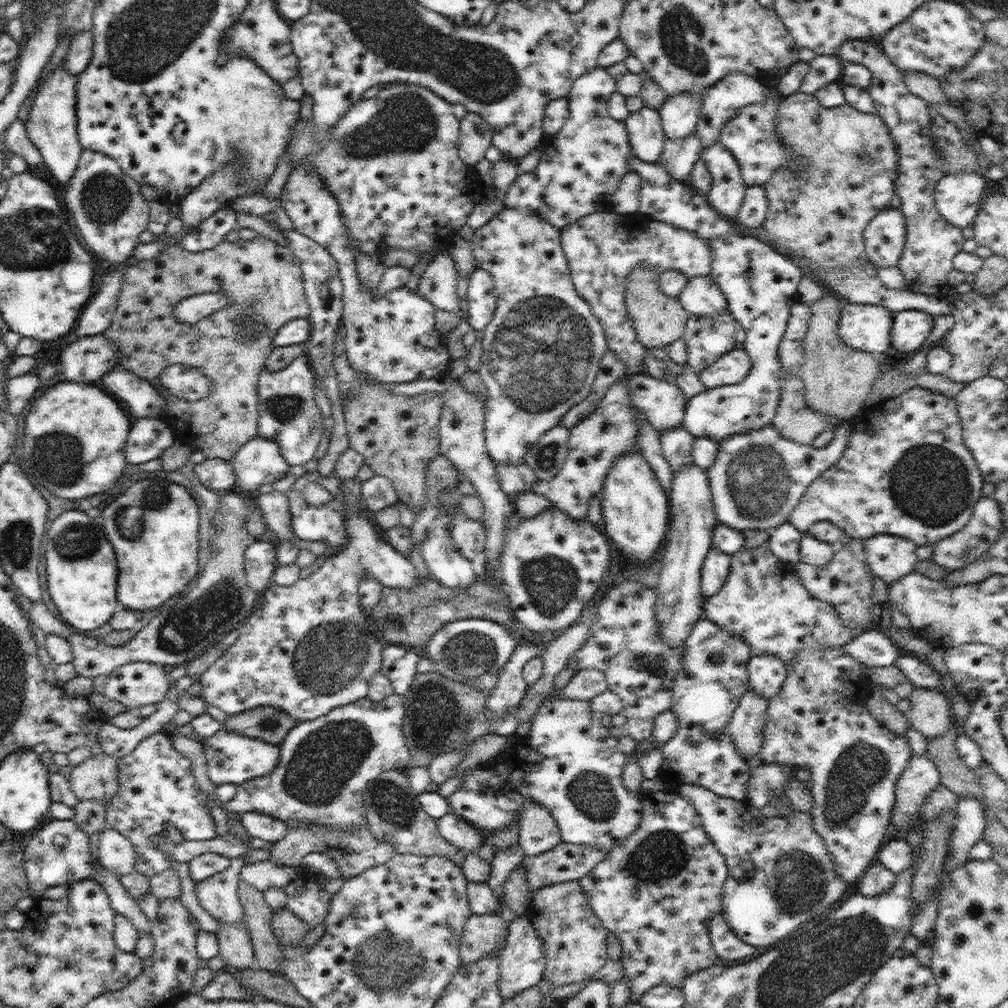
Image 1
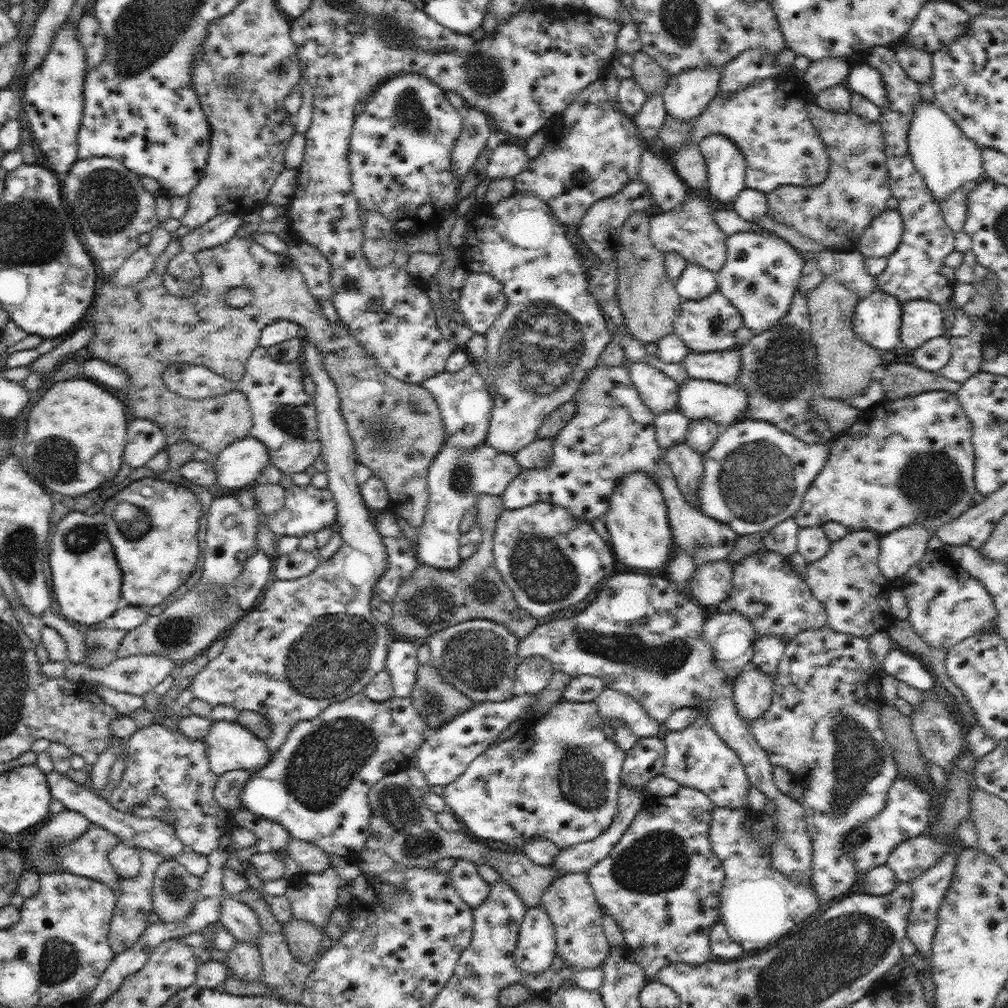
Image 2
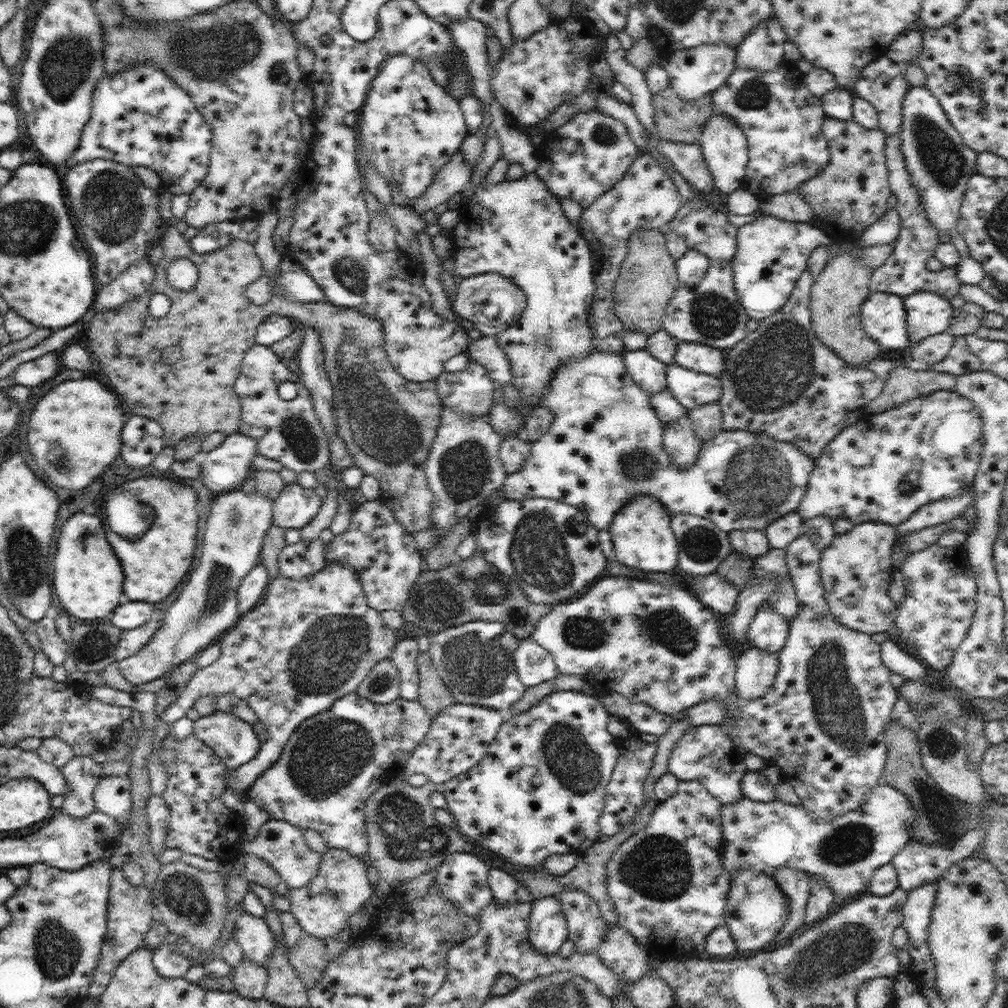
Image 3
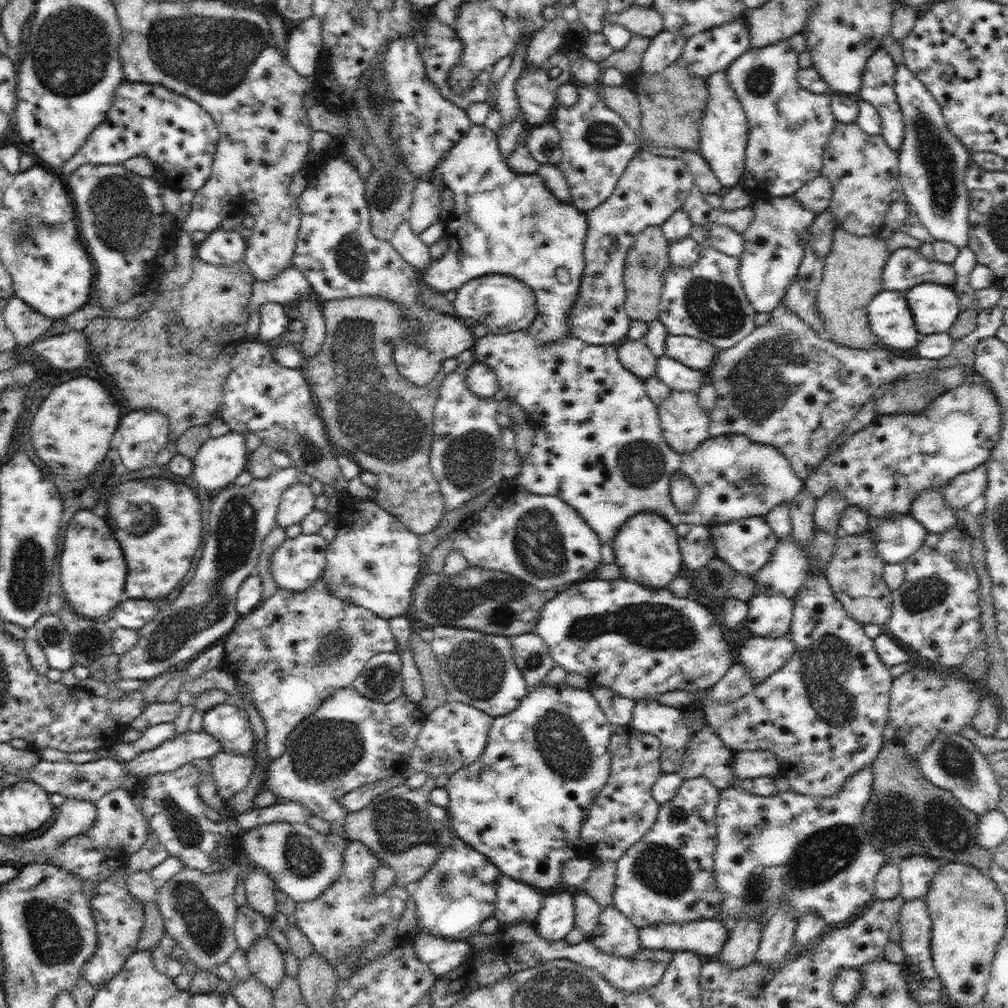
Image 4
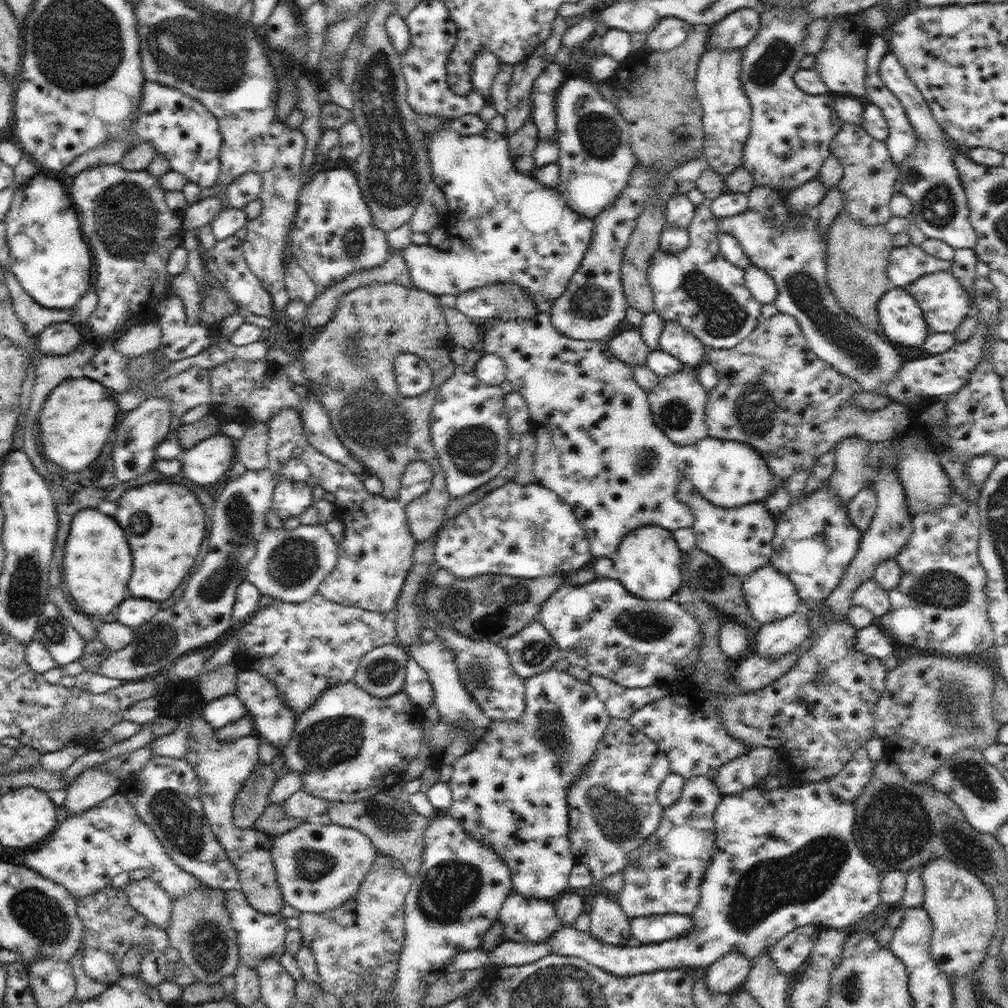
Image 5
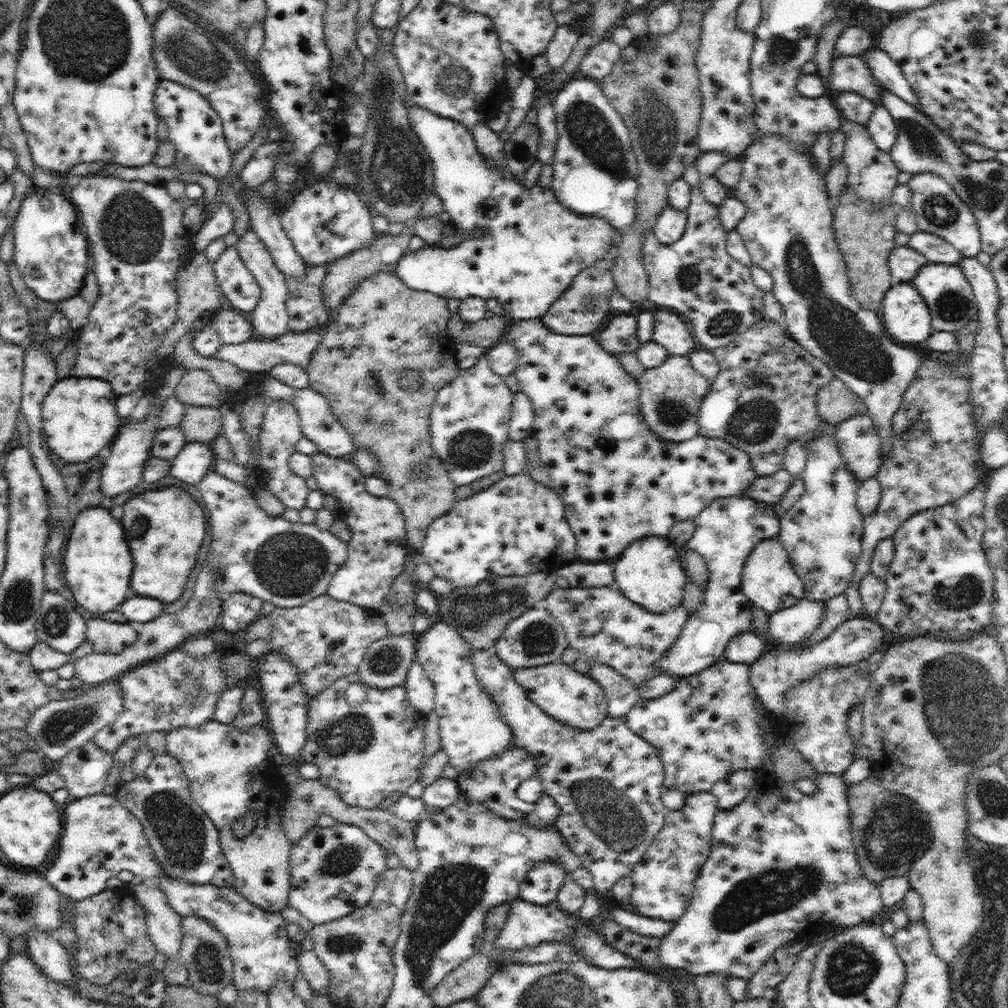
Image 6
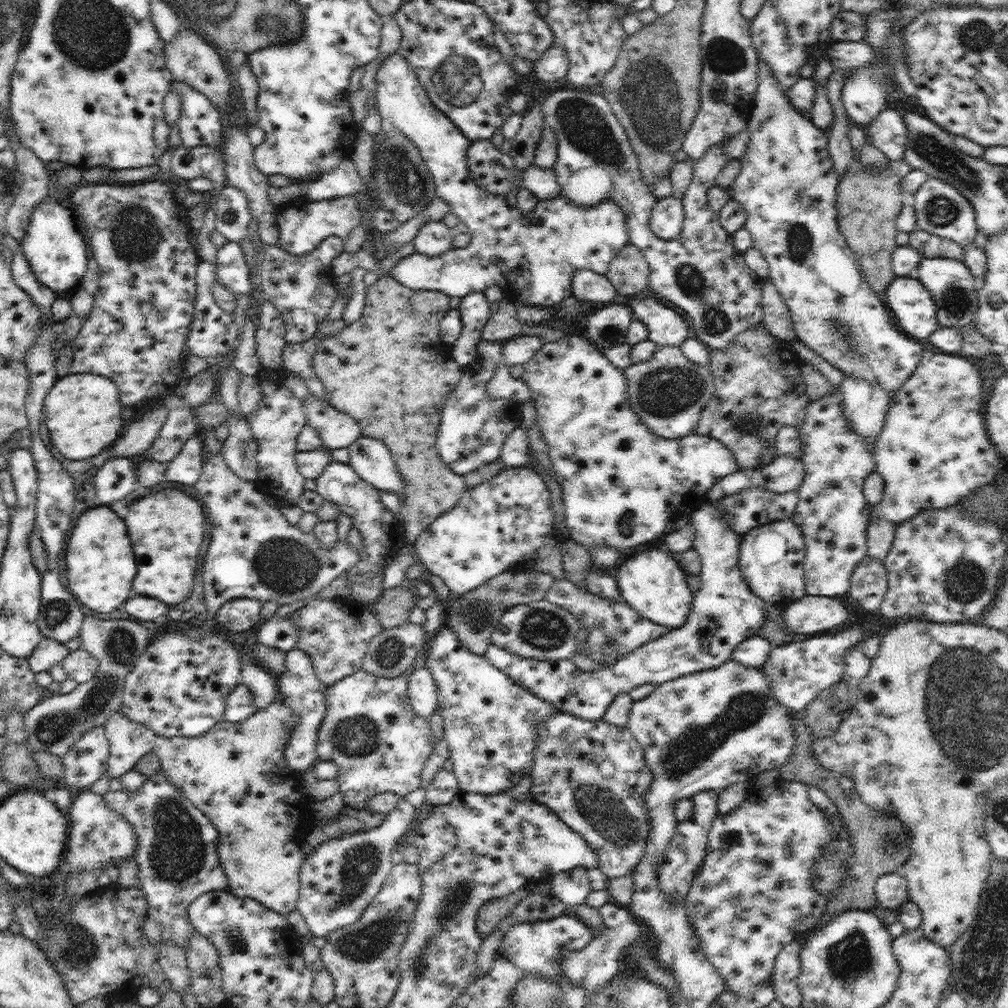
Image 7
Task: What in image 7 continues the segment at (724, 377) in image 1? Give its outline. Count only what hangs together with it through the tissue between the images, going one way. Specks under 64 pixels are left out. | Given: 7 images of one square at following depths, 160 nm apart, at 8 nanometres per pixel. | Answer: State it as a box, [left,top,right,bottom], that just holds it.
[620,298,692,346]

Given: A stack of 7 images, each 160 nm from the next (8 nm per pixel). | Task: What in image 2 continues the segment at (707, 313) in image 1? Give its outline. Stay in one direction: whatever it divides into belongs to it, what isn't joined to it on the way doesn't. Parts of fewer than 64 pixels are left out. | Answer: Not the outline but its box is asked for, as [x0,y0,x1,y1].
[675,263,716,301]

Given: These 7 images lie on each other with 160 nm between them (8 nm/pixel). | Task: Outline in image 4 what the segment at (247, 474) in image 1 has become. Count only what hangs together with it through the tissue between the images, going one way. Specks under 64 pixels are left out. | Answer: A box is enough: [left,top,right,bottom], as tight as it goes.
[191,433,249,490]

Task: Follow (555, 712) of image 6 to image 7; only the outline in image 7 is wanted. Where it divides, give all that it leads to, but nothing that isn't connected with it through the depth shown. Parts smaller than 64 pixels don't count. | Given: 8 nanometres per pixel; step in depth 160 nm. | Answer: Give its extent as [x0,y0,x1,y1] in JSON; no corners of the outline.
[484,502,766,720]

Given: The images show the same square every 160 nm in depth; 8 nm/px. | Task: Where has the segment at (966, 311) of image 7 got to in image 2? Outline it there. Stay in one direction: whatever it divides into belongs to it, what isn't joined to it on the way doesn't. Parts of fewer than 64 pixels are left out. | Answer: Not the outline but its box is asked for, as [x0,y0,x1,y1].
[900,299,946,348]

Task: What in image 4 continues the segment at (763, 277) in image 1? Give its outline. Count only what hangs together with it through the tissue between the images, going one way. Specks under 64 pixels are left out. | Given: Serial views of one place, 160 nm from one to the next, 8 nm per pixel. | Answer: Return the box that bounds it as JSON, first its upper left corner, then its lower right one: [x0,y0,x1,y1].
[655,194,816,394]

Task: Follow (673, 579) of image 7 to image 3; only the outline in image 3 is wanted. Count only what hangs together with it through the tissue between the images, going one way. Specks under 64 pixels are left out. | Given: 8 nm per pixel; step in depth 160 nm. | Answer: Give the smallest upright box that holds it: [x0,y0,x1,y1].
[609,495,679,572]

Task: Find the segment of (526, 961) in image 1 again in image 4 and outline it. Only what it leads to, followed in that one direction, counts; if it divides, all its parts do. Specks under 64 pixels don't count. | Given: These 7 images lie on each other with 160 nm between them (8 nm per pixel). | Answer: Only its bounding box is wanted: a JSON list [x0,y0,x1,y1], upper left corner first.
[535,892,575,941]

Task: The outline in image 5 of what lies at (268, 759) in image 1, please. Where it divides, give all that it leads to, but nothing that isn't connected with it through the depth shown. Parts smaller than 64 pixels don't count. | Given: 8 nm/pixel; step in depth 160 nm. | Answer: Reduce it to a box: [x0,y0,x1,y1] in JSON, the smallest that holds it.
[201,694,247,730]

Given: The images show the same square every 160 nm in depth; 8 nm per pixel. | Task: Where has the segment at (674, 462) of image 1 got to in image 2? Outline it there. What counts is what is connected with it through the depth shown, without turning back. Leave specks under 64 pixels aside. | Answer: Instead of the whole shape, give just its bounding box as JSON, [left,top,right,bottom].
[655,407,691,451]

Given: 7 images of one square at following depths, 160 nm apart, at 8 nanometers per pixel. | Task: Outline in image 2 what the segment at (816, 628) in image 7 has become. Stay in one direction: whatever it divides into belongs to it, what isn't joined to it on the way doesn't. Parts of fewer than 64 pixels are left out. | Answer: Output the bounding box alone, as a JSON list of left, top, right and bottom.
[732,662,774,723]

